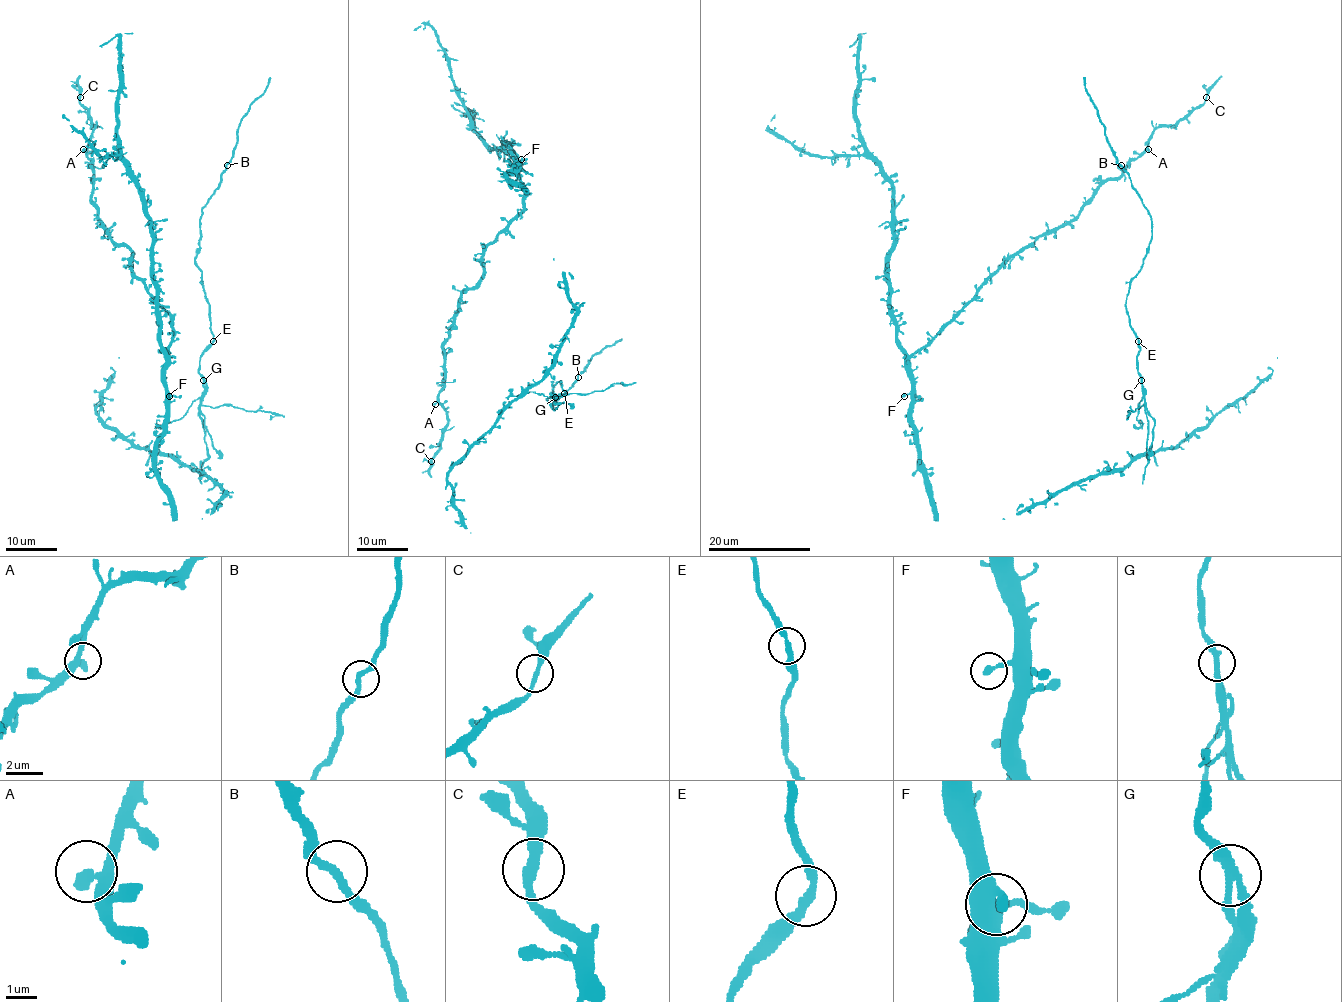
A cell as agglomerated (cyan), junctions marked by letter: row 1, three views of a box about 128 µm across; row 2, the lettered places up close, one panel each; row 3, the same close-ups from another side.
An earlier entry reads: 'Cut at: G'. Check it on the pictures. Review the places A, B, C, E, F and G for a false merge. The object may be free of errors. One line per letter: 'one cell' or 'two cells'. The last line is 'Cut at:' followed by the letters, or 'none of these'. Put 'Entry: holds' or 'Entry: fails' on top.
Entry: holds
A: one cell
B: one cell
C: one cell
E: one cell
F: one cell
G: two cells
Cut at: G

